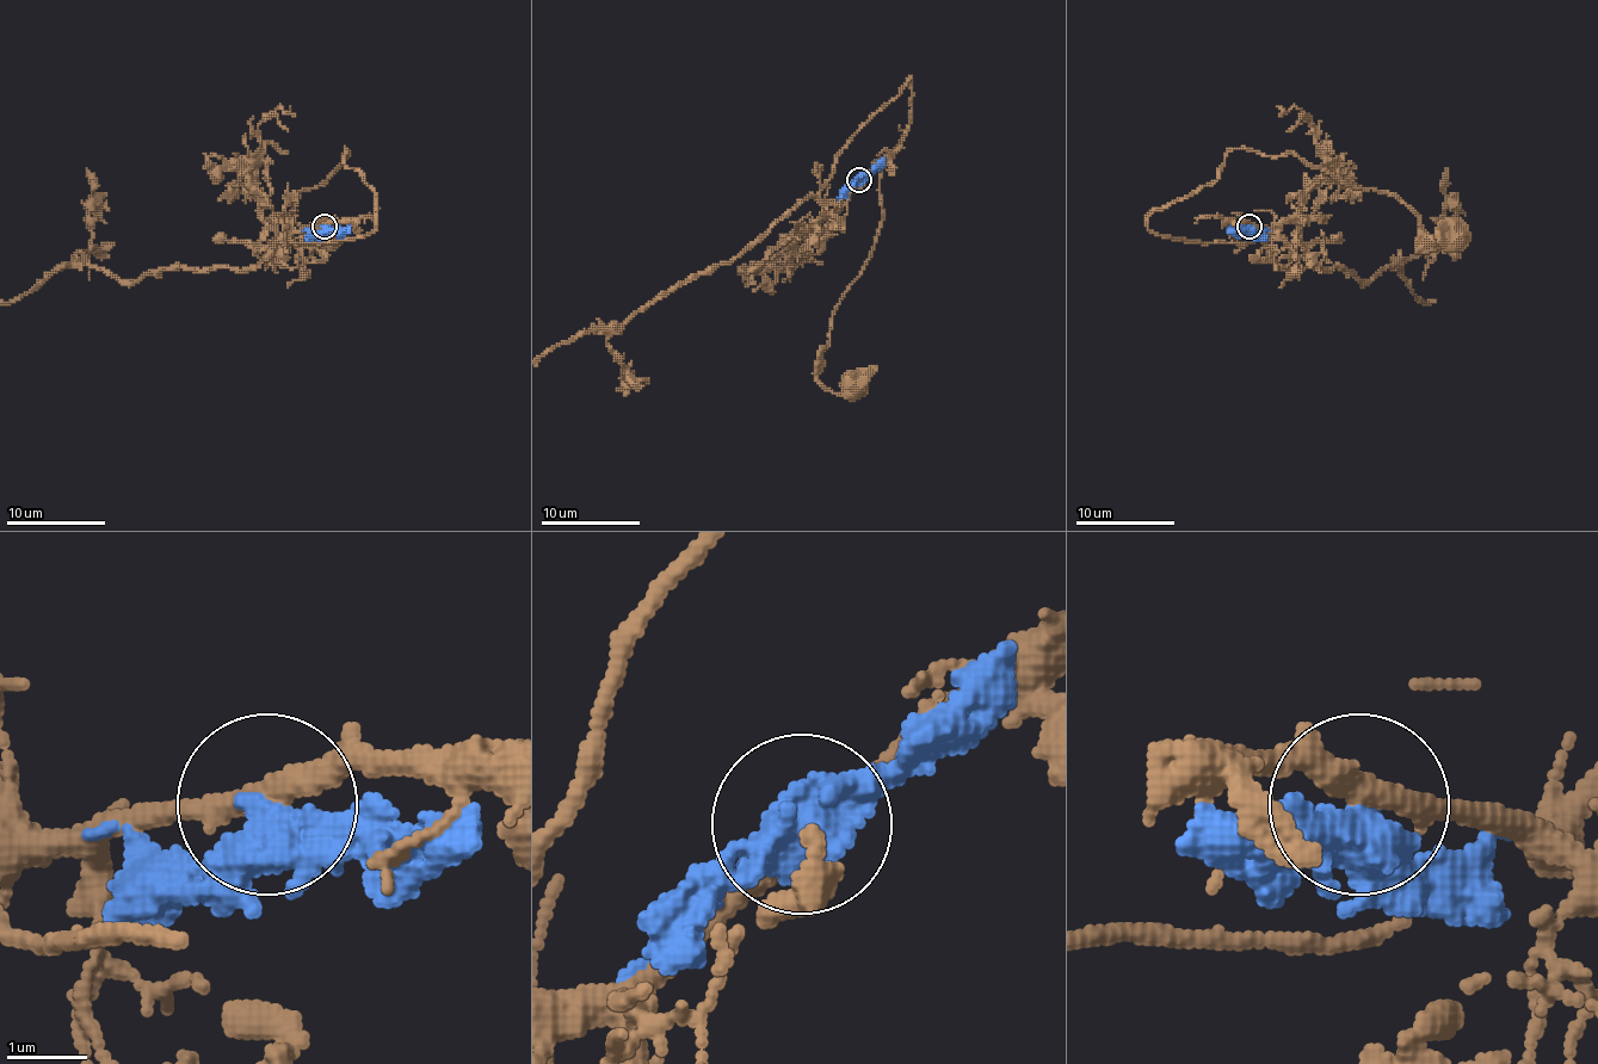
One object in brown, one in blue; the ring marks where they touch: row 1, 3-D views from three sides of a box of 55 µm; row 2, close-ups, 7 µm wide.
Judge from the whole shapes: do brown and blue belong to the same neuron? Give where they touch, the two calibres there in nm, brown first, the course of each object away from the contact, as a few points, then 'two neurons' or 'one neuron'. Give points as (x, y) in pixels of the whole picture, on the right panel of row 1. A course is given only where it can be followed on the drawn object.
(1248, 226) | 280/420 nm | brown via (1250, 226), (1269, 233), (1188, 242), (1148, 218), (1252, 148), (1393, 193), (1436, 237), (1463, 242), (1452, 237) | blue via (1250, 226), (1227, 228) | two neurons

